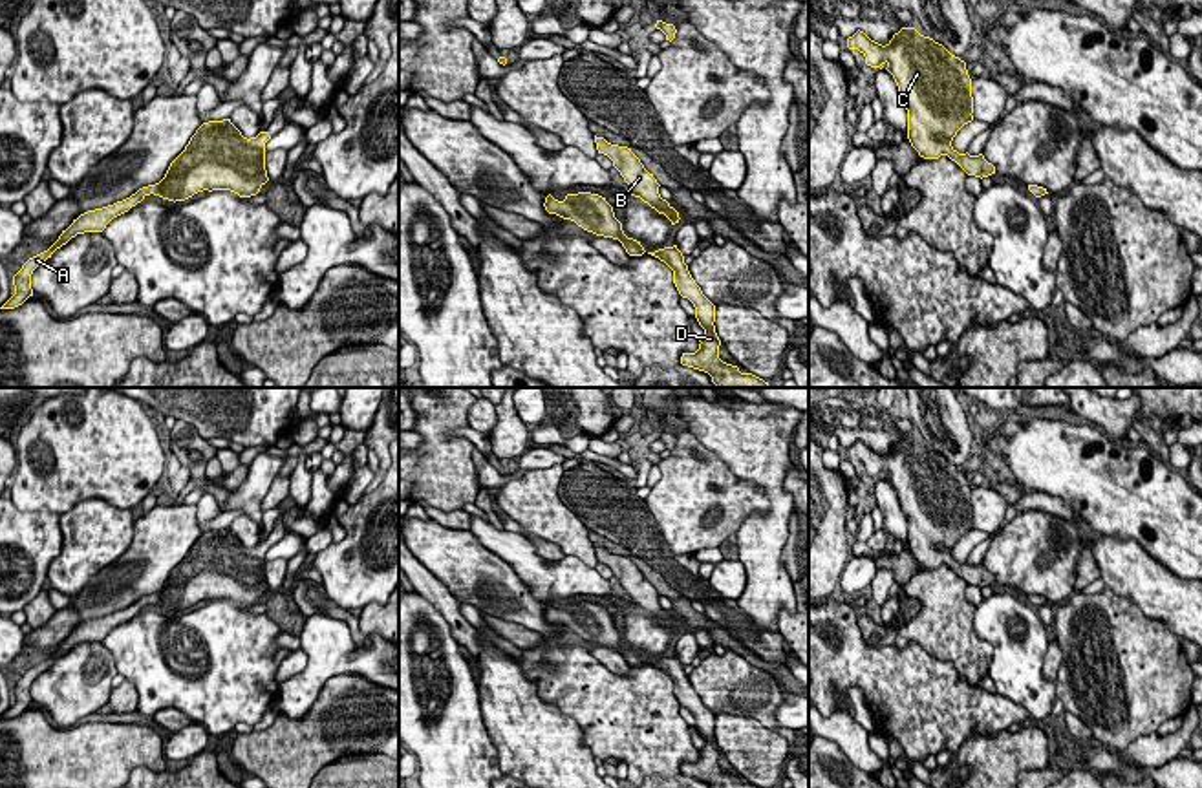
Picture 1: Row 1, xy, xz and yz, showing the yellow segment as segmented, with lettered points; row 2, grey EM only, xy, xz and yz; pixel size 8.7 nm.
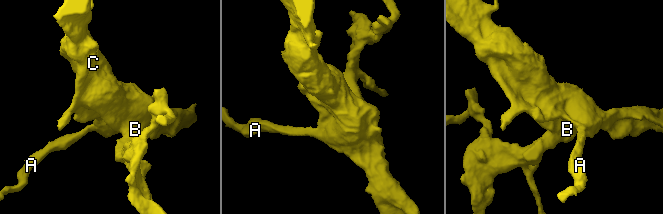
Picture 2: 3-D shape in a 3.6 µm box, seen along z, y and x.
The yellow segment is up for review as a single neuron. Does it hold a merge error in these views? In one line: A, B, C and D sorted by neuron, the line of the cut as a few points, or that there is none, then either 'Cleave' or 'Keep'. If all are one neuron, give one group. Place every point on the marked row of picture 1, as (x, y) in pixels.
Groups: A B C D. No split. Keep

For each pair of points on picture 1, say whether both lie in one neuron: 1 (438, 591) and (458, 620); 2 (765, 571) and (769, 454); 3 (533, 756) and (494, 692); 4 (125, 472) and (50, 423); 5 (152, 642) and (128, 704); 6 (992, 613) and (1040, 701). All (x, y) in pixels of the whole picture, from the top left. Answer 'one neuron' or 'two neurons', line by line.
1: one neuron
2: one neuron
3: one neuron
4: one neuron
5: two neurons
6: one neuron

